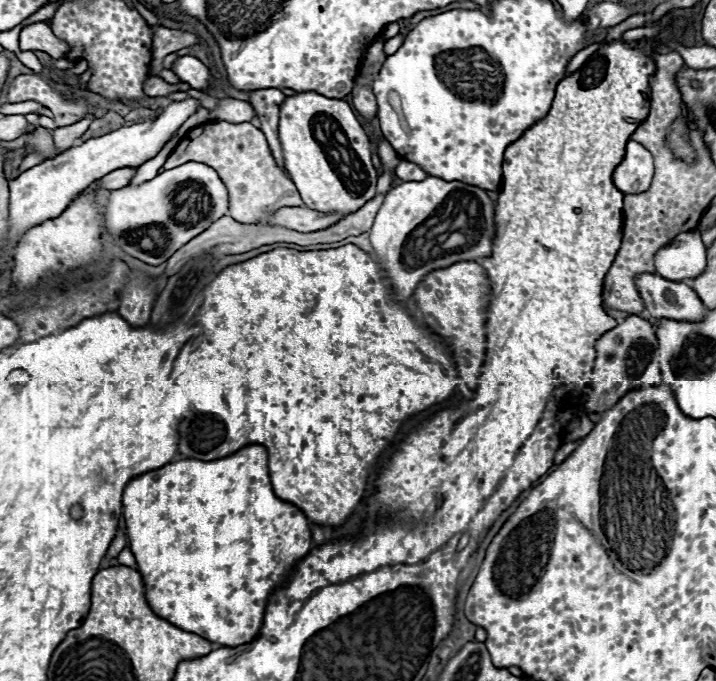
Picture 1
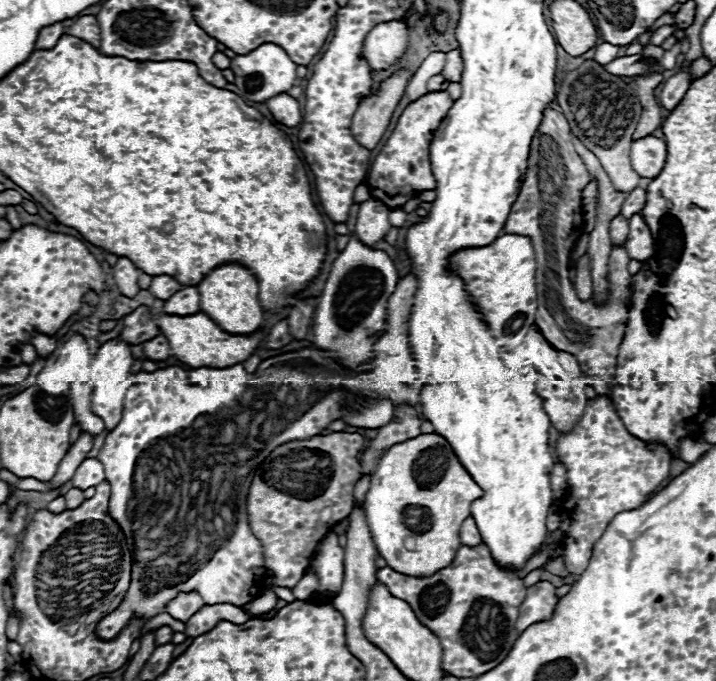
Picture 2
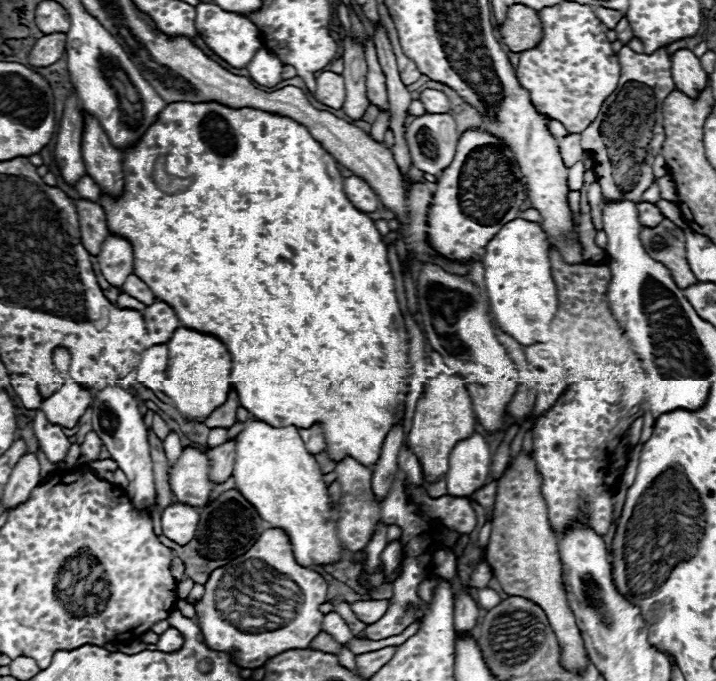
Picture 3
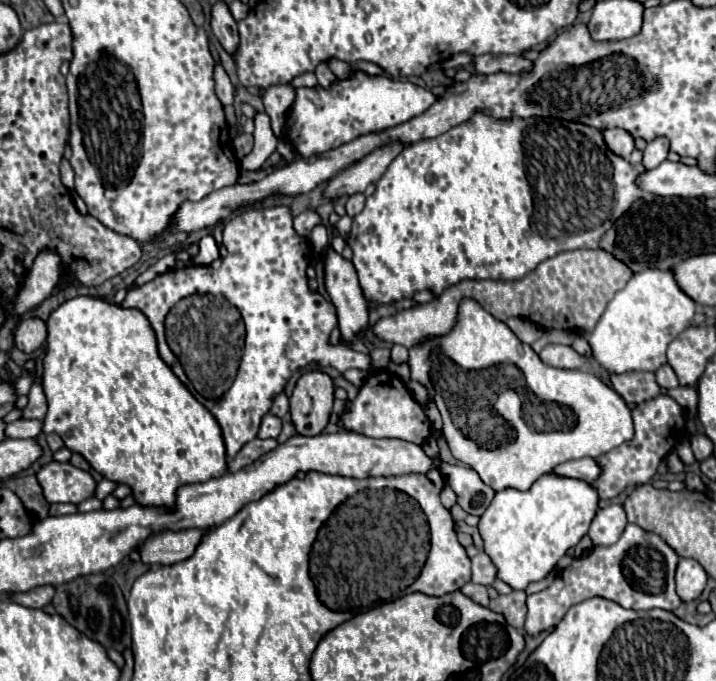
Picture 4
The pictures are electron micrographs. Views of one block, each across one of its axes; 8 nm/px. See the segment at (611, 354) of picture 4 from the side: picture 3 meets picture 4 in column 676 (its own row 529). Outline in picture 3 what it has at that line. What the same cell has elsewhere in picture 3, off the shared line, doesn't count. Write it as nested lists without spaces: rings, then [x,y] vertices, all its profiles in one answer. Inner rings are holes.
[[[246,420],[244,430],[236,436],[236,462],[232,478],[236,482],[238,492],[258,508],[258,514],[262,520],[266,520],[272,528],[282,528],[290,536],[292,550],[296,560],[302,566],[316,566],[316,564],[330,564],[340,560],[340,552],[344,546],[336,538],[336,522],[338,522],[338,508],[330,506],[328,498],[328,486],[322,480],[322,472],[318,468],[316,458],[304,448],[304,442],[298,434],[298,428],[286,426],[286,428],[274,428],[264,422]]]

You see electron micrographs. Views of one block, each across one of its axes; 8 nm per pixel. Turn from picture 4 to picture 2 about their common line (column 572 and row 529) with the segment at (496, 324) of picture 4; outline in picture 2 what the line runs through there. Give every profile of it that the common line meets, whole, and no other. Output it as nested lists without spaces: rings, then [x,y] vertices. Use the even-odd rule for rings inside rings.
[[[418,434],[416,438],[396,444],[382,456],[370,478],[370,488],[364,498],[364,514],[376,550],[392,570],[408,576],[430,576],[454,560],[460,548],[460,526],[470,516],[472,500],[480,496],[482,488],[460,464],[448,440],[440,434]]]

